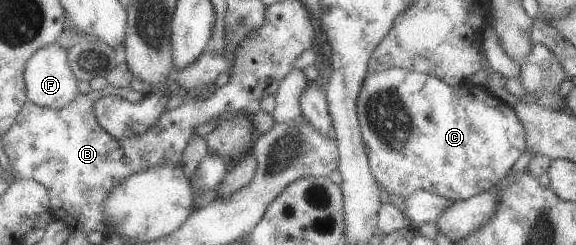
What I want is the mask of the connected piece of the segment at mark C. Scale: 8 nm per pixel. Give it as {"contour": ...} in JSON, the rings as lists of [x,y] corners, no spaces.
{"contour":[[[392,66],[382,71],[367,72],[366,76],[364,76],[364,80],[362,80],[357,98],[355,99],[355,110],[362,145],[364,146],[367,164],[372,178],[376,180],[378,187],[382,187],[388,195],[394,195],[398,199],[404,199],[404,196],[408,196],[408,194],[416,190],[426,190],[434,195],[446,198],[449,202],[471,198],[484,191],[491,190],[500,178],[504,178],[504,176],[508,174],[512,166],[516,163],[516,160],[526,151],[526,132],[512,108],[506,105],[502,100],[496,98],[496,96],[492,96],[484,86],[473,85],[469,82],[451,86],[434,76],[413,72],[412,70],[405,70],[398,66]]]}

